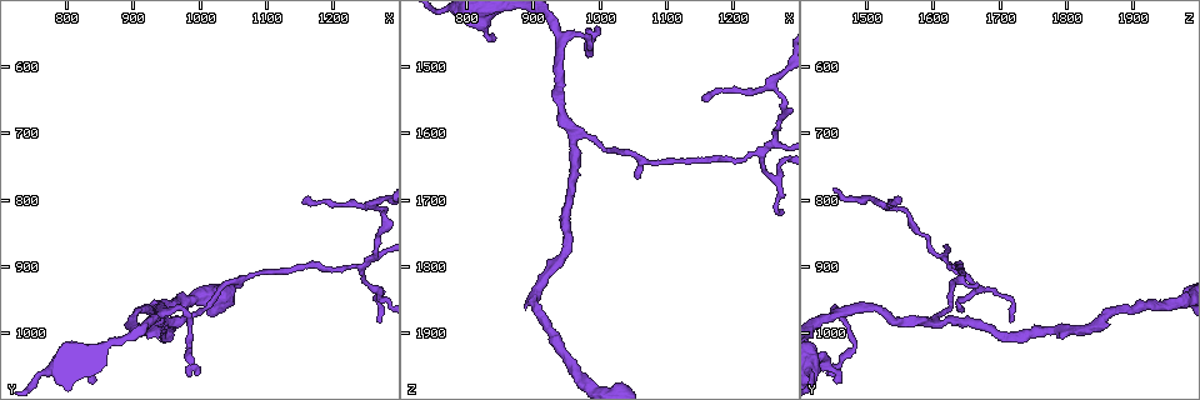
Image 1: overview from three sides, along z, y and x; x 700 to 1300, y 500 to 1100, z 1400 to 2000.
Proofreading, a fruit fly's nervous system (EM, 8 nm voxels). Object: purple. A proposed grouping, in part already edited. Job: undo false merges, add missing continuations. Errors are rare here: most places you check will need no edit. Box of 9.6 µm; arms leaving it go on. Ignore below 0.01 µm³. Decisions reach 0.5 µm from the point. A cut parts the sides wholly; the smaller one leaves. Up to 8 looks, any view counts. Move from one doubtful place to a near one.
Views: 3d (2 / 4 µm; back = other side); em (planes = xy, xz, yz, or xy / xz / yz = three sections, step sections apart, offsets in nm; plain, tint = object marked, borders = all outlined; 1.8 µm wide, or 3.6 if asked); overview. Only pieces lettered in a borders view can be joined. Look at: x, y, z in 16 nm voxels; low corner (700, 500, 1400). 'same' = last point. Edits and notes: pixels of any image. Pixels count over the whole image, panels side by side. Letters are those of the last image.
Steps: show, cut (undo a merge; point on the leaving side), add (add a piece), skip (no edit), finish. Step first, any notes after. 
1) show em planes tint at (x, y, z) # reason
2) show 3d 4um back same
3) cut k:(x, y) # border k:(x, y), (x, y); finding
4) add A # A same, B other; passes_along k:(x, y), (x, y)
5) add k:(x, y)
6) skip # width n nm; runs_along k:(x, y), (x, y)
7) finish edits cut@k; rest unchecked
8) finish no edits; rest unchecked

show em xy step 16 tint at (1235, 900, 1630) # two arms at a narrow angle

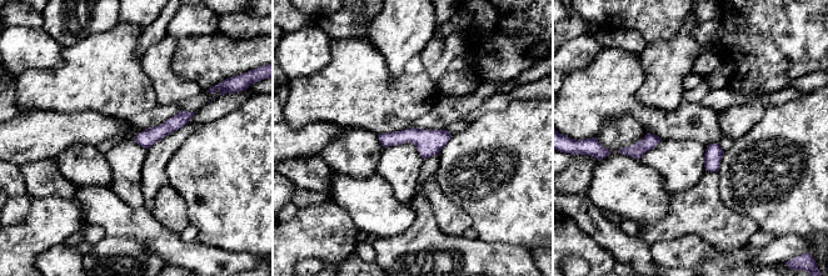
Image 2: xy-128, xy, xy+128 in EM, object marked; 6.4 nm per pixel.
show em xy step 16 borders same # what lies round it

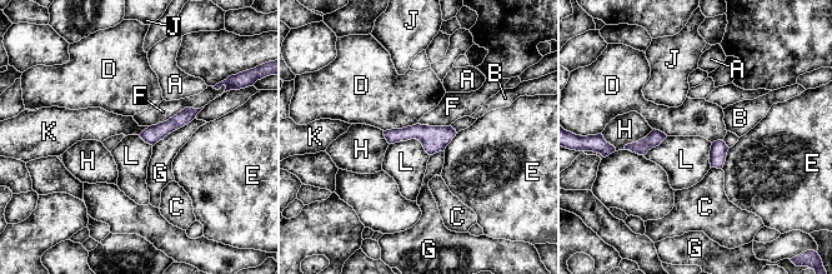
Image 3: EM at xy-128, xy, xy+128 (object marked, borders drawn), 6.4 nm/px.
skip # A other, B other, C other, D other, E other, F other, G other, H other, J other, K other, L other; border 3:(390, 143), (416, 139), (429, 155); one cell here

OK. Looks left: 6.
show 3d 2um at (1155, 810, 1550) # branch stops here

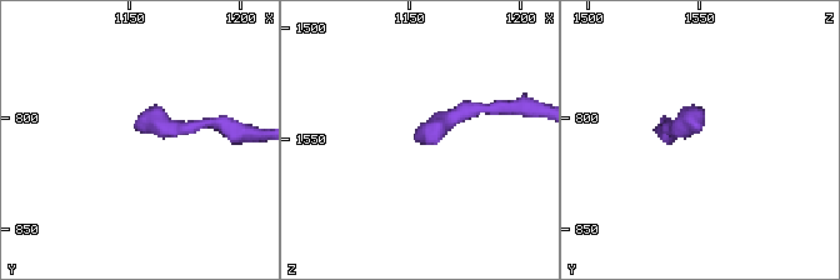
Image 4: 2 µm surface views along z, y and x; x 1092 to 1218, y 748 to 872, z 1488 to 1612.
show em planes borders at (1154, 805, 1553) # need the tissue

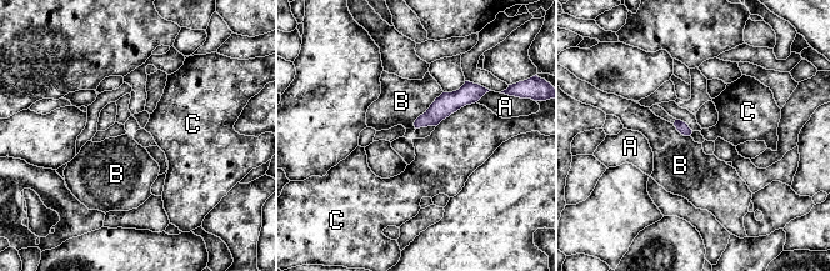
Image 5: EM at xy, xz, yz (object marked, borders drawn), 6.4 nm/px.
skip # width 80 nm; A other, B other, C other; runs_along 5:(478, 91), (448, 103), (418, 124); none of them fits

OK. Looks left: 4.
show em xz step 16 tint at (965, 985, 1600) # three arms meet

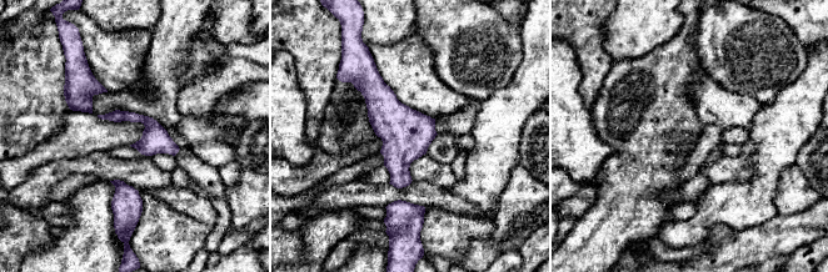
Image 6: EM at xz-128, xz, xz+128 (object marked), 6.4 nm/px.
show em planes borders same

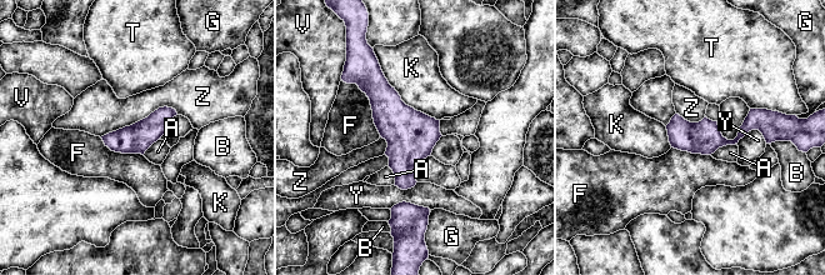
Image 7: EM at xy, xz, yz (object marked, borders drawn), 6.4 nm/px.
skip # A other, B other, F other, G other, K other, T other, V other, Y other, Z other; border 7:(178, 113), (159, 106), (100, 136); all the same cell

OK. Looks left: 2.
finish no edits; rest unchecked

